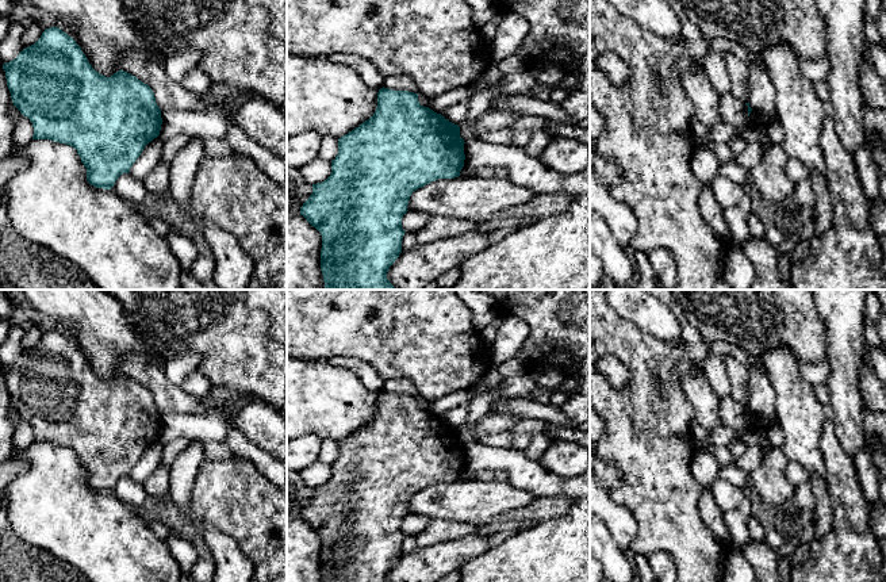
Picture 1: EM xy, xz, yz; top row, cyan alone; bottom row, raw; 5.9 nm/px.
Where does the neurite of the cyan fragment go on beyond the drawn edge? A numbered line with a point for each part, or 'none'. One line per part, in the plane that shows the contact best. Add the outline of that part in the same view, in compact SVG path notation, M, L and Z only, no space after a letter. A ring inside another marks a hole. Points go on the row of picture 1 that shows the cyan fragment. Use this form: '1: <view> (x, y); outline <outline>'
none

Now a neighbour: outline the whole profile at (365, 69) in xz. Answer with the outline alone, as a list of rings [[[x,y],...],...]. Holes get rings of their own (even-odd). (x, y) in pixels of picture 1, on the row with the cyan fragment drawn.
[[[335,53],[330,55],[329,60],[352,68],[368,87],[375,89],[383,88],[386,77],[379,72],[379,69],[371,61],[360,55],[353,55],[346,53]]]

